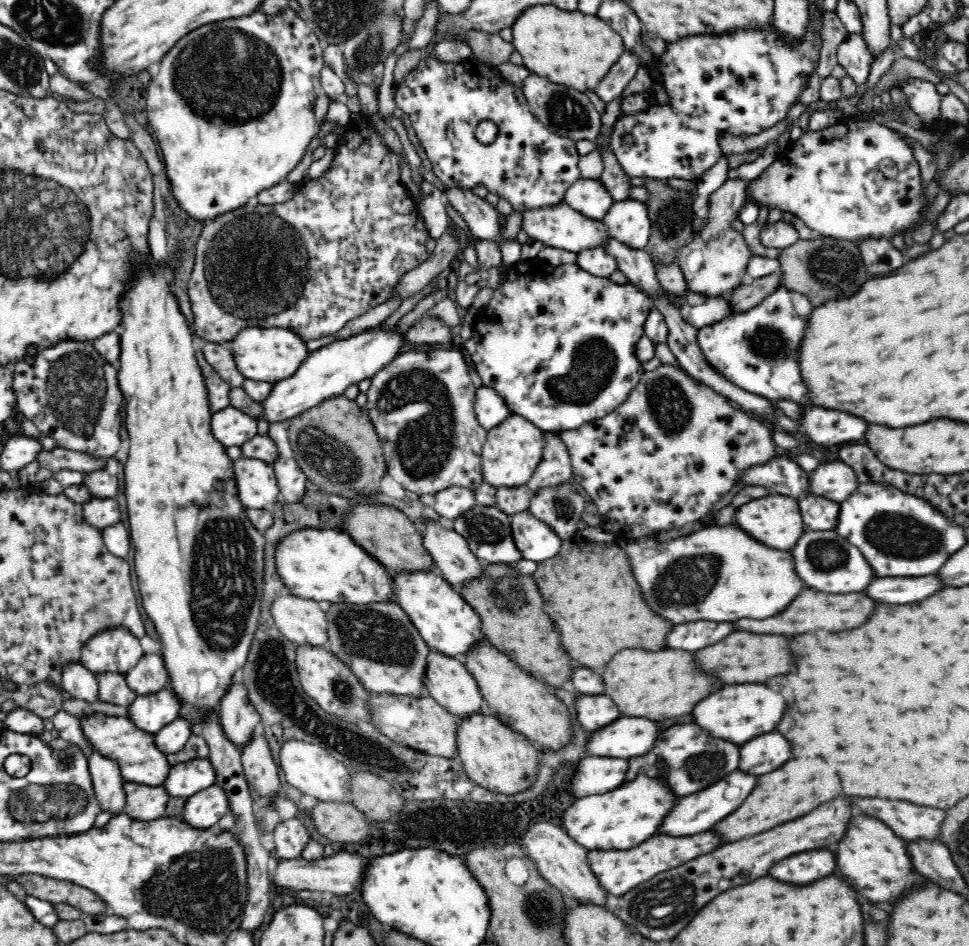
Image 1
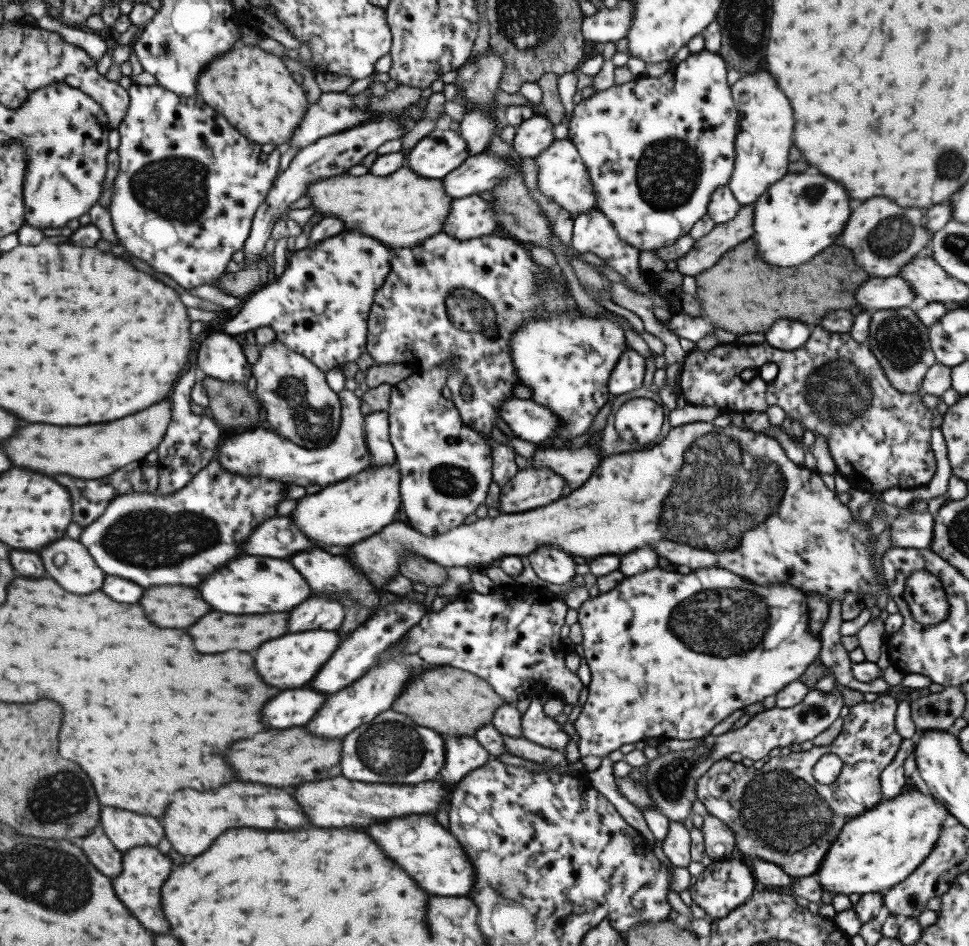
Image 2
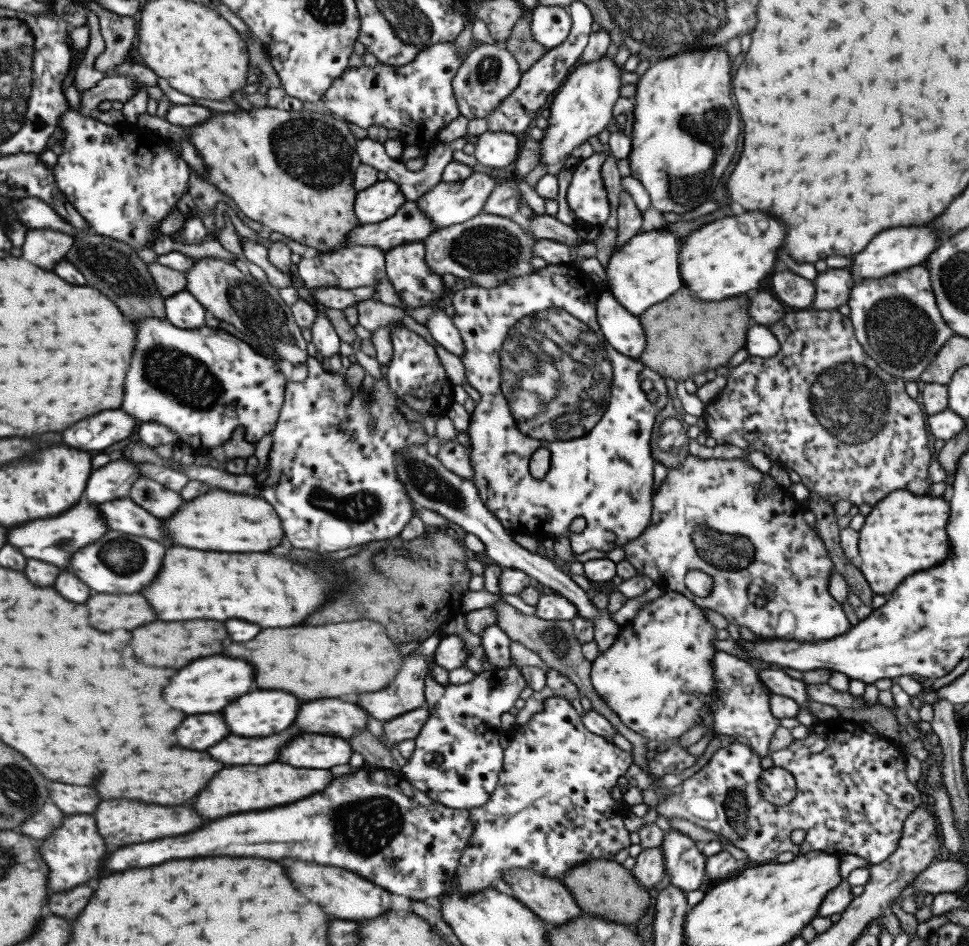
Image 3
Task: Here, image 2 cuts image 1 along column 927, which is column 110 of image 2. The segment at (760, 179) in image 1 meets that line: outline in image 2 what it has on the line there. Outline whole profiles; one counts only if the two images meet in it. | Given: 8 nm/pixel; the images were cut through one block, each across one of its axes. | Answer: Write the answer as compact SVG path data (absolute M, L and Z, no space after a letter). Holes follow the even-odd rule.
M133 82L127 92L129 93L129 107L124 120L120 122L117 128L120 134L120 144L117 148L120 167L113 181L112 202L109 206L114 232L128 252L132 252L136 258L148 263L154 270L164 272L182 288L189 289L202 286L202 284L213 284L222 273L226 272L226 266L232 260L233 254L242 249L249 238L256 210L267 198L272 182L280 174L279 156L275 154L272 158L265 157L261 145L246 138L235 126L230 125L224 115L208 106L198 96L184 97L158 84L144 86Z

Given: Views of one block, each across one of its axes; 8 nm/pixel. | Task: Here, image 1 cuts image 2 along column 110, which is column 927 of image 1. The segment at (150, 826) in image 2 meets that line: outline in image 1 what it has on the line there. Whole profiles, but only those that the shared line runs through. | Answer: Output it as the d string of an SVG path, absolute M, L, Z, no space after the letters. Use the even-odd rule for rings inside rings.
M850 798L856 808L886 822L904 840L936 840L946 816L944 810L924 808L908 802L892 802L880 798Z

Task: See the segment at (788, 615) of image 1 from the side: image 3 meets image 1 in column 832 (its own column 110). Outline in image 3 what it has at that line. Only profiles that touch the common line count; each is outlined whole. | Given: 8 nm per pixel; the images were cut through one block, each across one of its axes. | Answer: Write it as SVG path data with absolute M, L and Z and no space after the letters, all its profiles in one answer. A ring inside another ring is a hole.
M94 594L88 602L90 622L98 630L134 630L150 624L156 614L142 594Z

